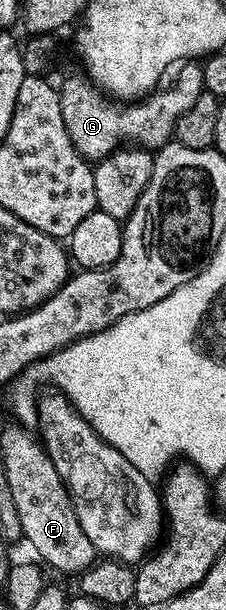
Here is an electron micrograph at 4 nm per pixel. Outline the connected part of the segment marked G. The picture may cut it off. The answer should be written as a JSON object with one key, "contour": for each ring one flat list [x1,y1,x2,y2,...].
{"contour":[[184,62,179,65,180,73,172,80,169,88,165,86,157,87,148,93,147,96,129,103,127,106,118,106,117,101,106,98,87,75,68,76,64,81,59,81,58,91,60,94,60,105,62,106,62,120,66,122,66,132,70,134,70,140,85,160,89,162,99,162,105,160,108,155,115,152,125,142,135,142,139,147,155,150,169,143,173,139,176,123,186,110,198,99,198,94,206,91,204,86,204,69,199,63]]}

